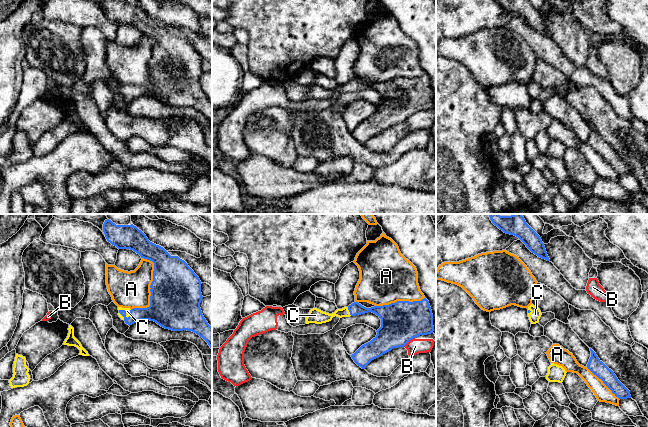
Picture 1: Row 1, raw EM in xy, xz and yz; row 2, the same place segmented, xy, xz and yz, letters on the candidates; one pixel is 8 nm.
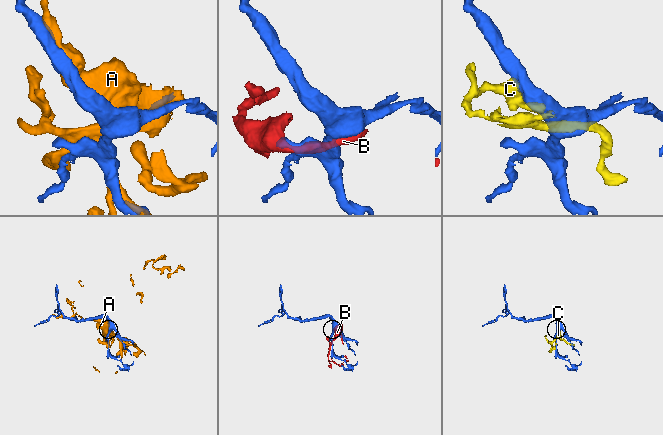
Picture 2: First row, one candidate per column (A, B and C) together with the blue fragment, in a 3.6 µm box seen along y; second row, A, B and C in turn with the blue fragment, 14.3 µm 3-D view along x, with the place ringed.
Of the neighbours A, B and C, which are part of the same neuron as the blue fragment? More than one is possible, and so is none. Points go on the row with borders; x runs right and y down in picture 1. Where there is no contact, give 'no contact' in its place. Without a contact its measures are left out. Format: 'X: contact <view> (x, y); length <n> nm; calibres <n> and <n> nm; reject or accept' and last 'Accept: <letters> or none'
A: contact xy (150, 287); length 440 nm; calibres 400 and 280 nm; reject
B: contact xz (408, 341); length 120 nm; calibres 320 and 130 nm; reject
C: contact xz (349, 311); length 80 nm; calibres 100 and 110 nm; accept
Accept: C

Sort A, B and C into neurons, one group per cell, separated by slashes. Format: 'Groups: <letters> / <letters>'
Groups: A / B / C

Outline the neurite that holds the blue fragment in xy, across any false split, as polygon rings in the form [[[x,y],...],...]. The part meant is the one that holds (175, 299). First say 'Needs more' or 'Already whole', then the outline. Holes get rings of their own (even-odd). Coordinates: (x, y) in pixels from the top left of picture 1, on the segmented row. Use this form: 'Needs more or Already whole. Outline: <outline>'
Needs more. Outline: [[[105,220],[103,232],[108,242],[118,249],[130,249],[154,263],[153,281],[150,285],[150,306],[147,308],[118,307],[119,317],[129,326],[140,320],[156,322],[172,331],[192,331],[202,337],[212,349],[212,327],[204,318],[200,303],[202,301],[201,281],[188,264],[178,256],[171,256],[163,247],[148,240],[146,235],[133,224],[116,225]]]

